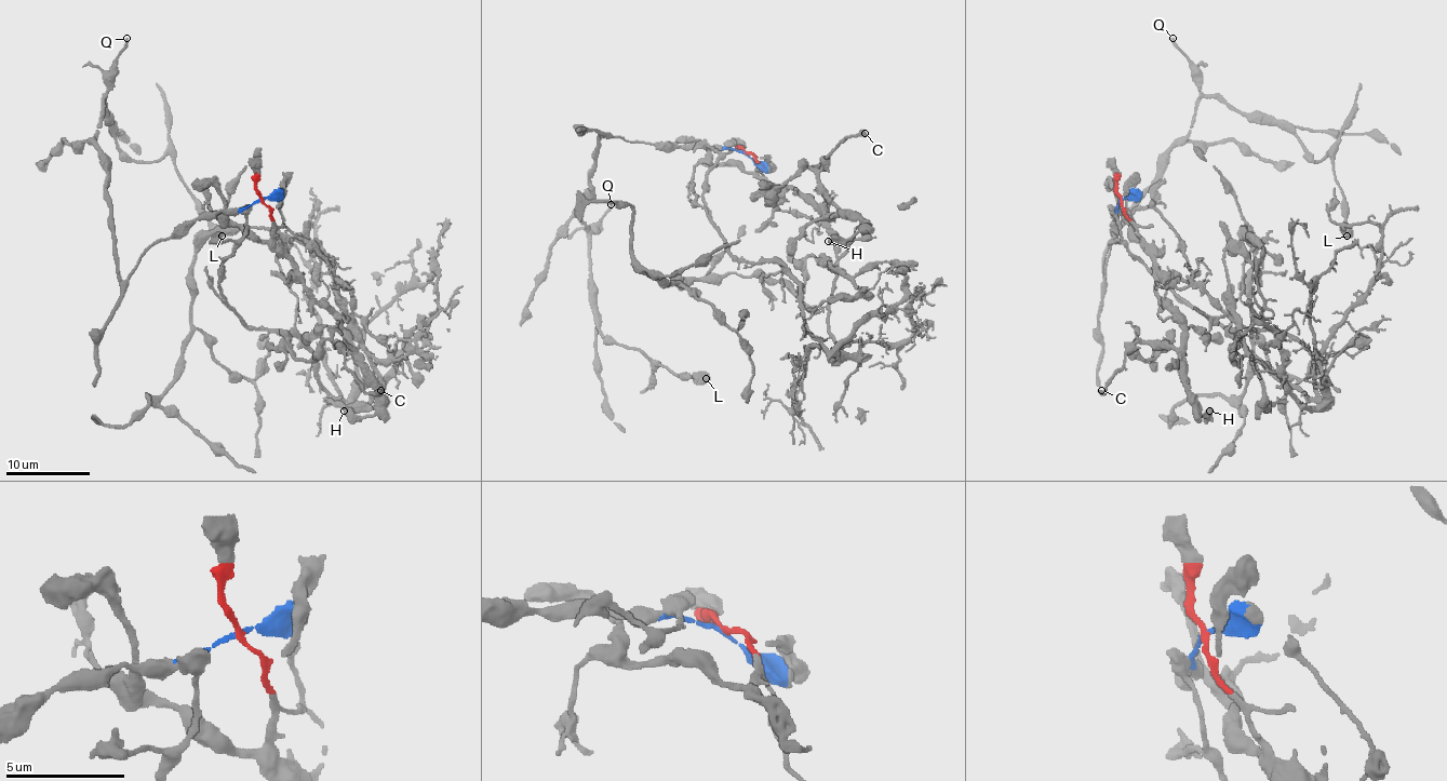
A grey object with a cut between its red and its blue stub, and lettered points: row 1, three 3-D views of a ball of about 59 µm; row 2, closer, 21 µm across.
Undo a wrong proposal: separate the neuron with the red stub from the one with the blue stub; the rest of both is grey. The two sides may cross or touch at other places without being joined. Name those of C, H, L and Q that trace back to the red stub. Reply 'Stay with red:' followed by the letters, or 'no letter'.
Stay with red: C, H

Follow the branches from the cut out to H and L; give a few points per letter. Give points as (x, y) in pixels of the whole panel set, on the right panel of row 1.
H: (1122, 199), (1126, 217), (1155, 268), (1155, 295), (1180, 324), (1182, 382), (1200, 414), (1207, 416), (1209, 409)
L: (1122, 199), (1104, 280), (1115, 228), (1200, 101), (1222, 96), (1278, 119), (1314, 161), (1332, 159), (1348, 237)

